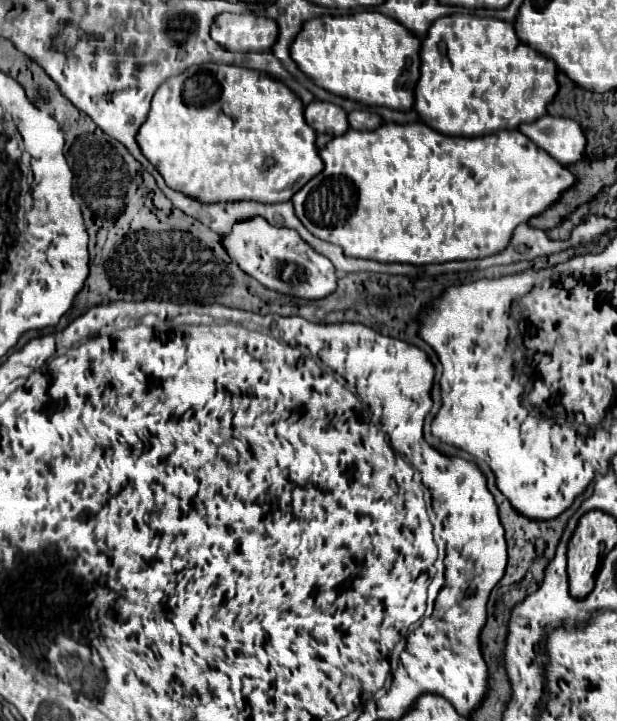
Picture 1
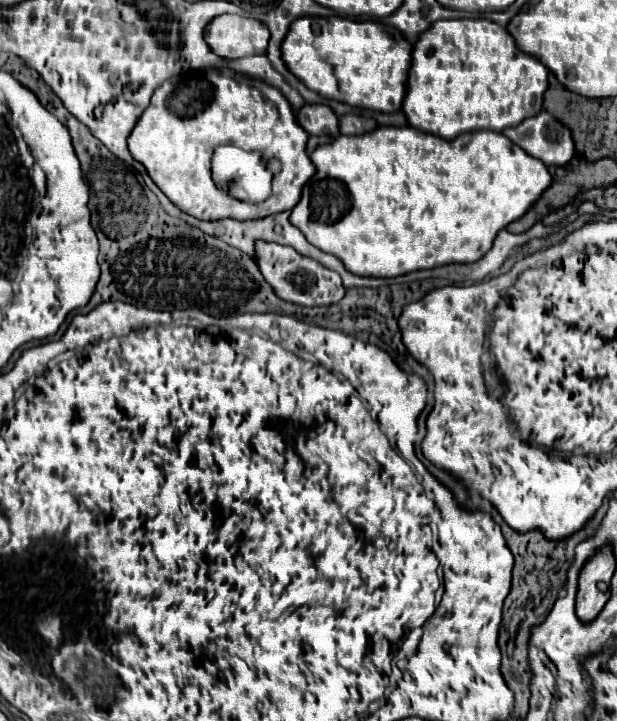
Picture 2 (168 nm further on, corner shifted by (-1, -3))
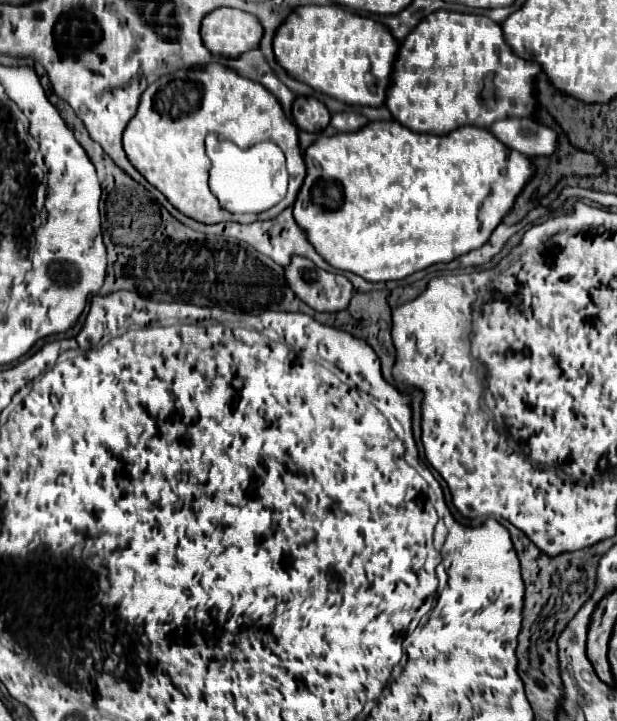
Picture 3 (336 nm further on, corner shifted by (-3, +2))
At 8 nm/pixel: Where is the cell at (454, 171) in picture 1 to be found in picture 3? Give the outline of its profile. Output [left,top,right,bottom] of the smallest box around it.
[293,121,535,283]

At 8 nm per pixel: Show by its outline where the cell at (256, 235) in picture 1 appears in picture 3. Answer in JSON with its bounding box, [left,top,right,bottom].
[285,257,353,313]

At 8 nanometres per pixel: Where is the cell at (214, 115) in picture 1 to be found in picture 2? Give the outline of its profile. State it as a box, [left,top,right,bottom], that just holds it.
[129,68,315,220]

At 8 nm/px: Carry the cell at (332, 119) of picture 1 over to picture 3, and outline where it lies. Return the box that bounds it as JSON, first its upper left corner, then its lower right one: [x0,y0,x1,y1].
[293,97,329,133]

